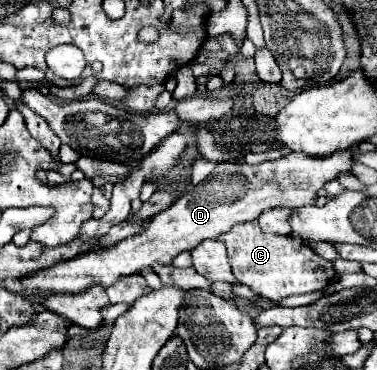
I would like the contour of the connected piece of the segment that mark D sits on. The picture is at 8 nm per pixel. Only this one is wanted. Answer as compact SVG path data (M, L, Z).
M351 148L351 152L333 152L323 160L315 160L311 156L303 156L303 152L293 152L275 162L261 162L255 166L249 166L245 162L217 164L201 184L191 186L191 190L187 190L175 204L153 216L141 234L125 238L115 246L103 248L99 252L89 252L77 256L75 260L59 262L57 266L41 270L29 278L23 278L21 282L31 292L31 302L37 304L37 292L79 294L93 284L107 288L121 276L141 272L155 262L171 264L177 254L195 248L205 238L215 238L231 230L235 224L255 220L267 208L313 206L319 190L323 190L327 182L335 180L339 174L351 174L353 154L355 150Z

